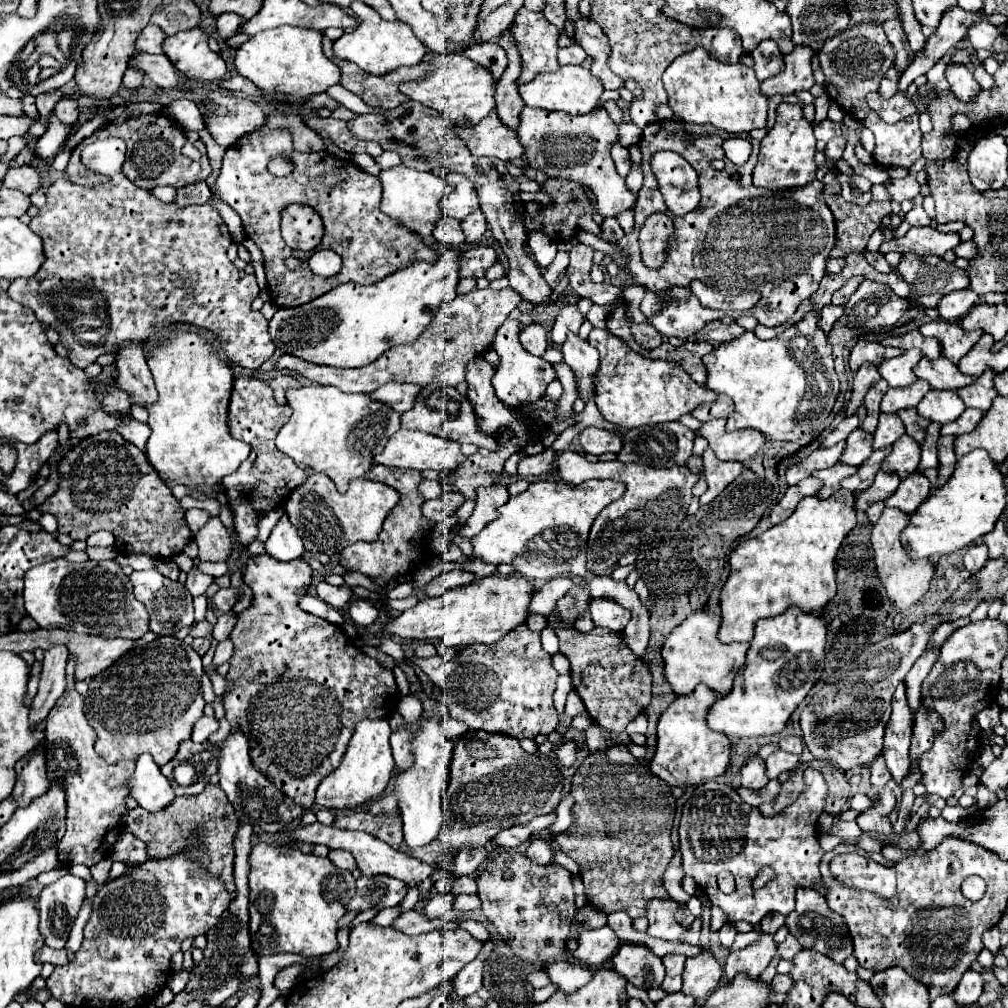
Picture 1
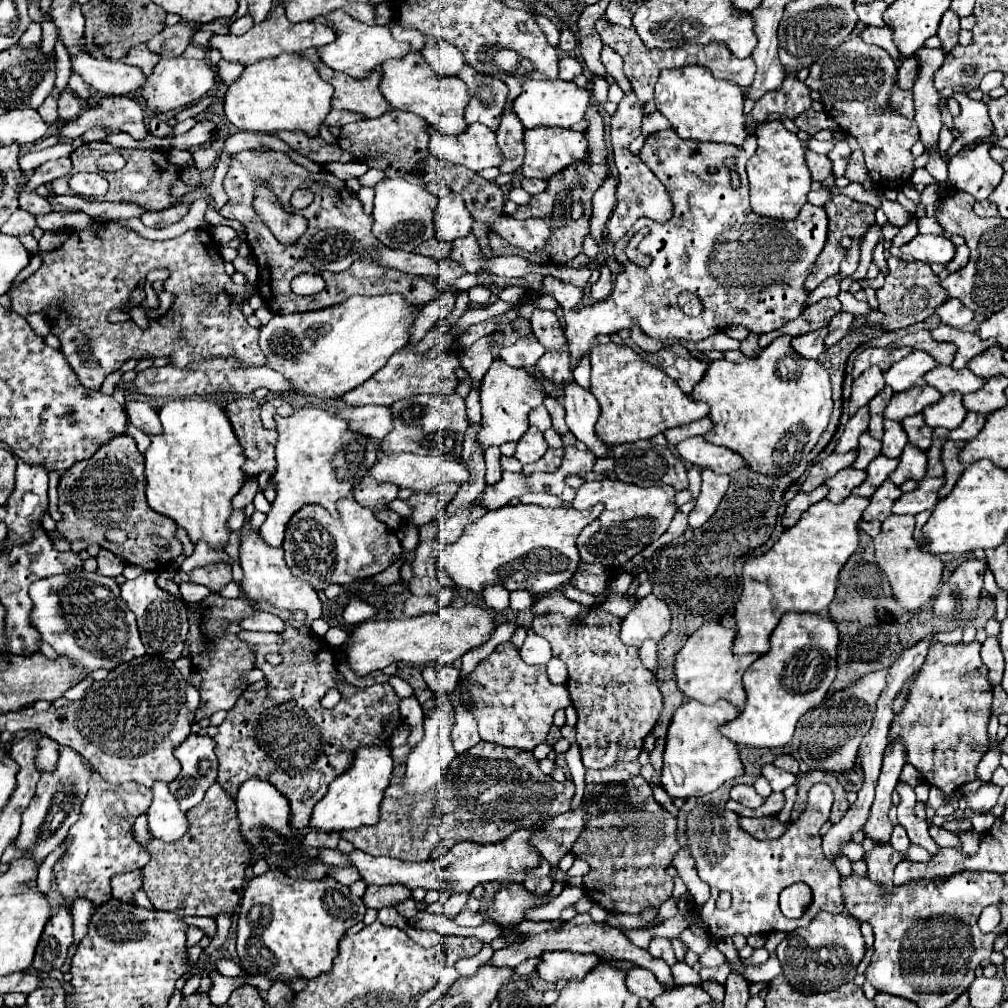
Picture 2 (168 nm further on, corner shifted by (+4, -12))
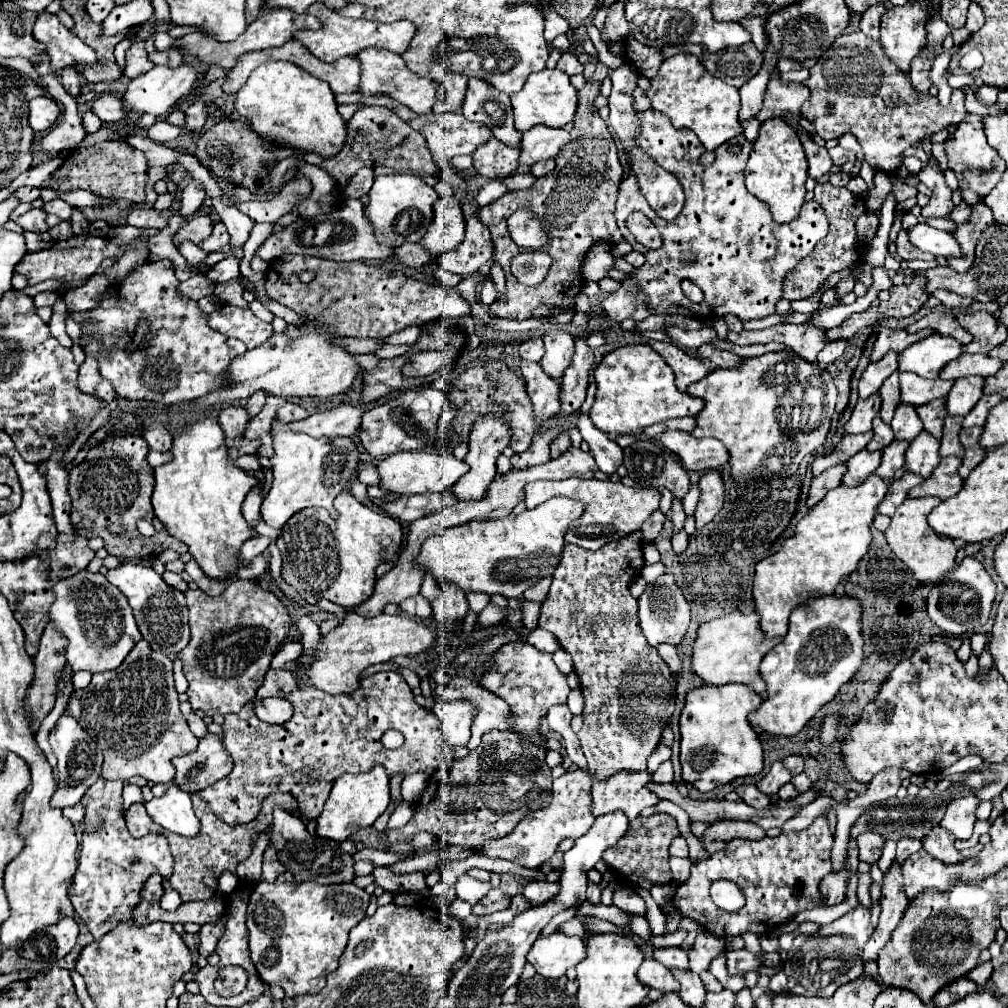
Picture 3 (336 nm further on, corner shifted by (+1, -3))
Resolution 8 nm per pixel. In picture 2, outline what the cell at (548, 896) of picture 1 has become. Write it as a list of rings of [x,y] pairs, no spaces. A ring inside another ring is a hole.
[[[513,883],[513,885],[501,887],[497,891],[497,895],[485,915],[501,927],[513,927],[523,921],[525,911],[535,907],[539,899],[541,899],[541,895],[533,895],[523,885]]]

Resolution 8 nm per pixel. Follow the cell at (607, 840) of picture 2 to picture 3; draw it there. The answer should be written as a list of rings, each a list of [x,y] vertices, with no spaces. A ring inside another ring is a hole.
[[[652,814],[648,818],[634,818],[626,830],[626,836],[622,836],[612,848],[608,848],[602,856],[602,860],[608,864],[608,868],[612,872],[616,872],[618,876],[626,876],[626,884],[630,884],[630,874],[636,874],[640,876],[642,880],[646,882],[654,882],[654,886],[660,886],[656,884],[660,878],[664,878],[664,884],[672,882],[672,872],[670,872],[670,866],[668,866],[668,846],[670,842],[680,836],[678,832],[678,826],[676,826],[676,820],[670,816],[670,814]]]

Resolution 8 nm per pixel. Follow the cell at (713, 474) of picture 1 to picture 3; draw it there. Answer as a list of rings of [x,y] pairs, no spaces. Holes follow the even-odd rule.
[[[708,470],[700,478],[698,486],[702,494],[700,494],[694,518],[696,518],[696,528],[702,528],[704,524],[714,520],[714,516],[720,512],[724,504],[724,482],[722,482],[720,470]]]

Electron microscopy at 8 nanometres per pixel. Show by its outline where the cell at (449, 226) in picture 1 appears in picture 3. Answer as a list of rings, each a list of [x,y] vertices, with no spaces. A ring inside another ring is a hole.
[[[406,242],[400,248],[396,248],[394,254],[406,266],[422,266],[422,264],[428,264],[434,258],[432,252],[428,252],[420,242]]]

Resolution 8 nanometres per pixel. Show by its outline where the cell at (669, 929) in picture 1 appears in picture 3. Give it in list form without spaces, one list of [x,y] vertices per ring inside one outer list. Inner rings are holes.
[[[680,946],[654,948],[654,960],[662,962],[664,966],[670,966],[670,968],[686,968],[688,966],[688,956]]]

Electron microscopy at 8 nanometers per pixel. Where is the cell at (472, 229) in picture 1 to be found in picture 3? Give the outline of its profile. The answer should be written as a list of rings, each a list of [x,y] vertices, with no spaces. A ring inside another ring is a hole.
[[[478,212],[466,220],[466,238],[456,248],[440,256],[440,266],[448,272],[472,276],[492,258],[492,240],[486,226],[478,220]]]

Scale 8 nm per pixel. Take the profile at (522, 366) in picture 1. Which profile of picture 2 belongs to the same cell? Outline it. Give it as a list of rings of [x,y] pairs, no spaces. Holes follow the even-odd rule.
[[[495,359],[489,371],[485,373],[479,387],[479,395],[481,395],[483,419],[481,419],[481,429],[477,431],[477,441],[481,451],[487,451],[489,447],[499,447],[507,441],[519,441],[529,427],[527,421],[529,411],[543,405],[545,399],[539,381],[535,381],[525,369],[507,367],[501,359]]]

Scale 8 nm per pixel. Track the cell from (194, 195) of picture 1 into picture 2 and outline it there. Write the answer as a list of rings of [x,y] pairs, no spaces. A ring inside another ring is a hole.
[[[175,205],[173,209],[165,209],[165,211],[145,211],[141,215],[141,221],[145,227],[157,227],[157,229],[163,229],[171,223],[177,223],[181,221],[185,215],[187,215],[189,207],[187,205]]]

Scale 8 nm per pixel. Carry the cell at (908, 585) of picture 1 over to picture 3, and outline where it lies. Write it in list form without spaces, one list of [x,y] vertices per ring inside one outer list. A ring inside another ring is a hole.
[[[908,498],[908,500],[904,500],[900,504],[900,508],[896,508],[896,514],[892,516],[888,530],[884,532],[888,546],[892,548],[896,558],[908,566],[908,570],[920,584],[932,584],[932,582],[940,580],[948,570],[952,570],[956,552],[958,552],[958,546],[952,540],[938,538],[926,522],[930,510],[938,504],[940,504],[940,500],[936,500],[936,498],[914,498],[914,500]]]

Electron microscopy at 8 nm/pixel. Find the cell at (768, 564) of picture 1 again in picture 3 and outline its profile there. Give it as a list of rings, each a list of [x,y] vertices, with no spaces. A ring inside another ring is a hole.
[[[874,474],[852,490],[846,486],[830,490],[796,524],[794,536],[790,536],[776,554],[756,564],[752,598],[754,610],[760,616],[760,630],[766,638],[782,638],[788,630],[788,616],[796,604],[802,604],[808,598],[834,594],[836,586],[856,570],[858,560],[866,554],[872,540],[870,524],[876,506],[886,492],[888,482]]]

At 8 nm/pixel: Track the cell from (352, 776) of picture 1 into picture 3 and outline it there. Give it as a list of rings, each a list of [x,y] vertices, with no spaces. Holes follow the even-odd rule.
[[[374,764],[372,770],[364,774],[344,774],[334,782],[332,792],[324,804],[324,810],[316,818],[318,822],[316,834],[322,838],[342,842],[350,838],[352,832],[372,826],[374,820],[388,808],[388,804],[390,804],[390,784],[386,768],[382,764]]]

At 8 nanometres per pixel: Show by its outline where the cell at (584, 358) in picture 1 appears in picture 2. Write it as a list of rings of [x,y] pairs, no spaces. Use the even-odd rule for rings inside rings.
[[[567,383],[563,387],[563,397],[565,397],[565,411],[567,411],[567,427],[569,431],[587,445],[587,451],[593,453],[597,459],[607,457],[611,453],[611,447],[605,445],[595,435],[595,423],[599,417],[599,403],[591,395],[591,391],[579,387],[577,383]]]

